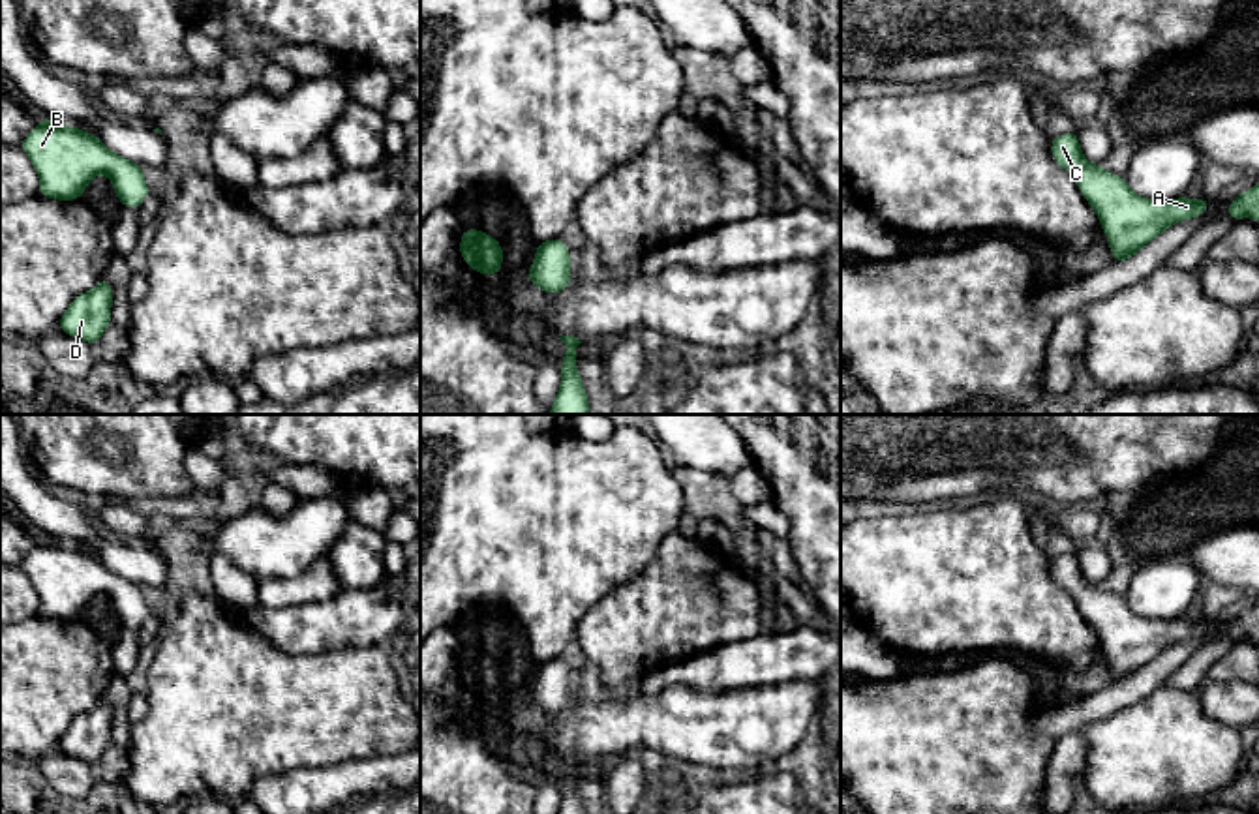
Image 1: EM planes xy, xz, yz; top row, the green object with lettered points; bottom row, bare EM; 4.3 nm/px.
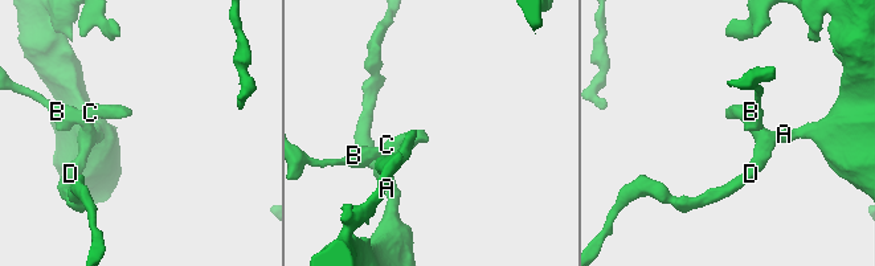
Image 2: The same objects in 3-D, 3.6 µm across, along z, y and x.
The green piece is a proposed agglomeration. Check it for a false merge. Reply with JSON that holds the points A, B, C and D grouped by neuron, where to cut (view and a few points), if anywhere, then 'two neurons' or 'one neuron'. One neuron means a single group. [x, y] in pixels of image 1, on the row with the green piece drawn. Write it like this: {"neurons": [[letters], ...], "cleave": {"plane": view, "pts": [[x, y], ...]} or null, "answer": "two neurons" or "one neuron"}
{"neurons": [["A", "B", "C", "D"]], "cleave": null, "answer": "one neuron"}

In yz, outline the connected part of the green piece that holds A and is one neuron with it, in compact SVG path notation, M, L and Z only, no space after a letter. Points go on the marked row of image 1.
M1079 131L1051 137L1051 154L1079 186L1086 203L1098 212L1107 234L1113 263L1124 263L1152 242L1158 234L1182 219L1199 218L1212 199L1145 199L1135 195L1124 176L1085 159Z

